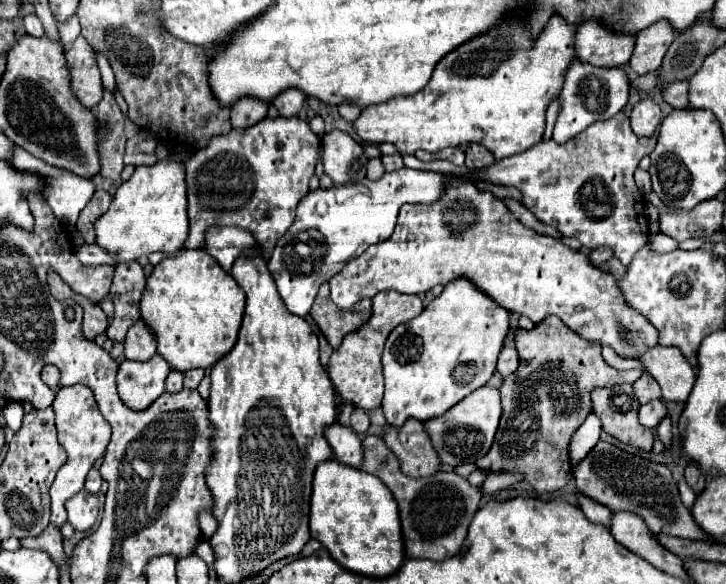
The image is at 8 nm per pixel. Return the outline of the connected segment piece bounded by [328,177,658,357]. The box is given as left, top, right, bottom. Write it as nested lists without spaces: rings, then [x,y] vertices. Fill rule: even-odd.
[[[450,177],[444,195],[430,205],[402,205],[392,237],[368,247],[364,255],[346,263],[344,269],[328,283],[332,301],[338,307],[348,309],[360,299],[374,297],[378,291],[394,289],[400,293],[420,295],[436,285],[448,285],[456,279],[468,279],[484,295],[490,295],[500,307],[526,315],[534,323],[540,323],[548,315],[558,315],[580,337],[598,341],[600,345],[610,345],[620,357],[632,357],[638,351],[658,345],[658,331],[640,313],[624,303],[612,275],[592,267],[582,251],[574,251],[562,241],[524,227],[496,195],[490,191],[478,191],[474,181],[460,177]]]

